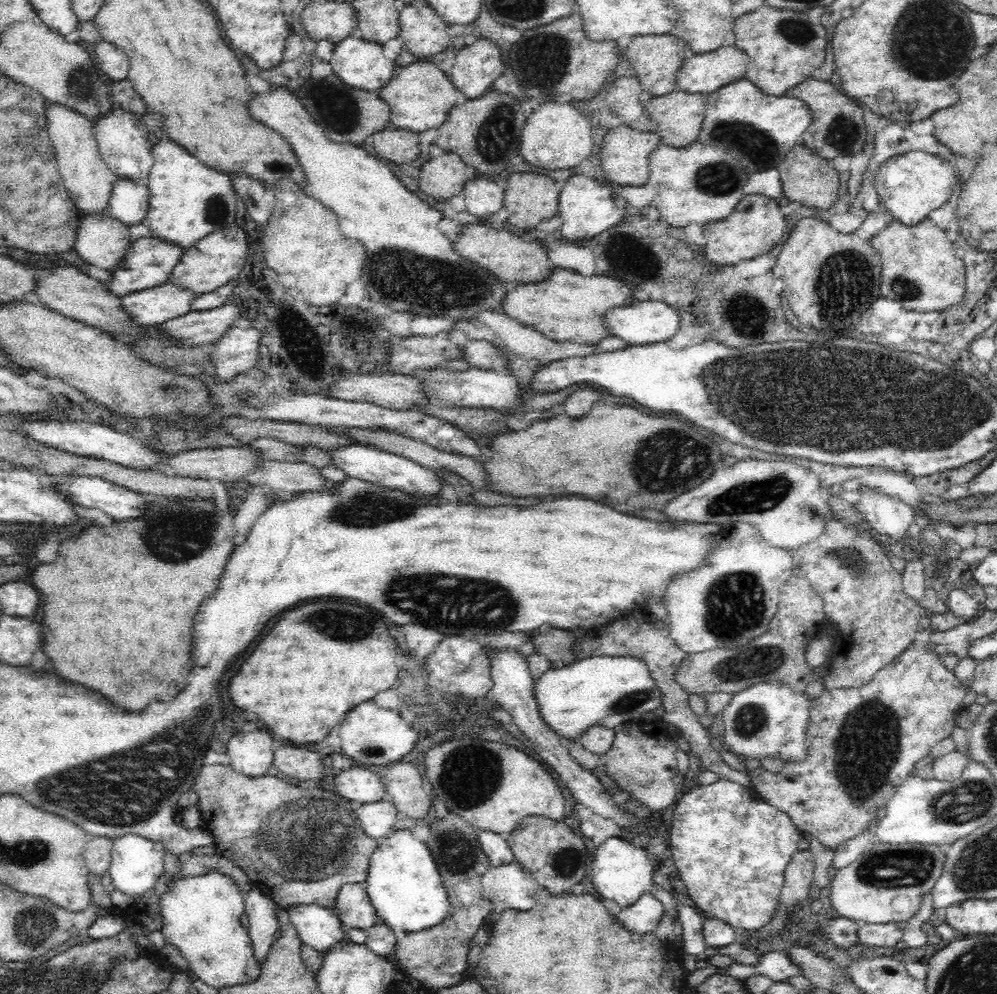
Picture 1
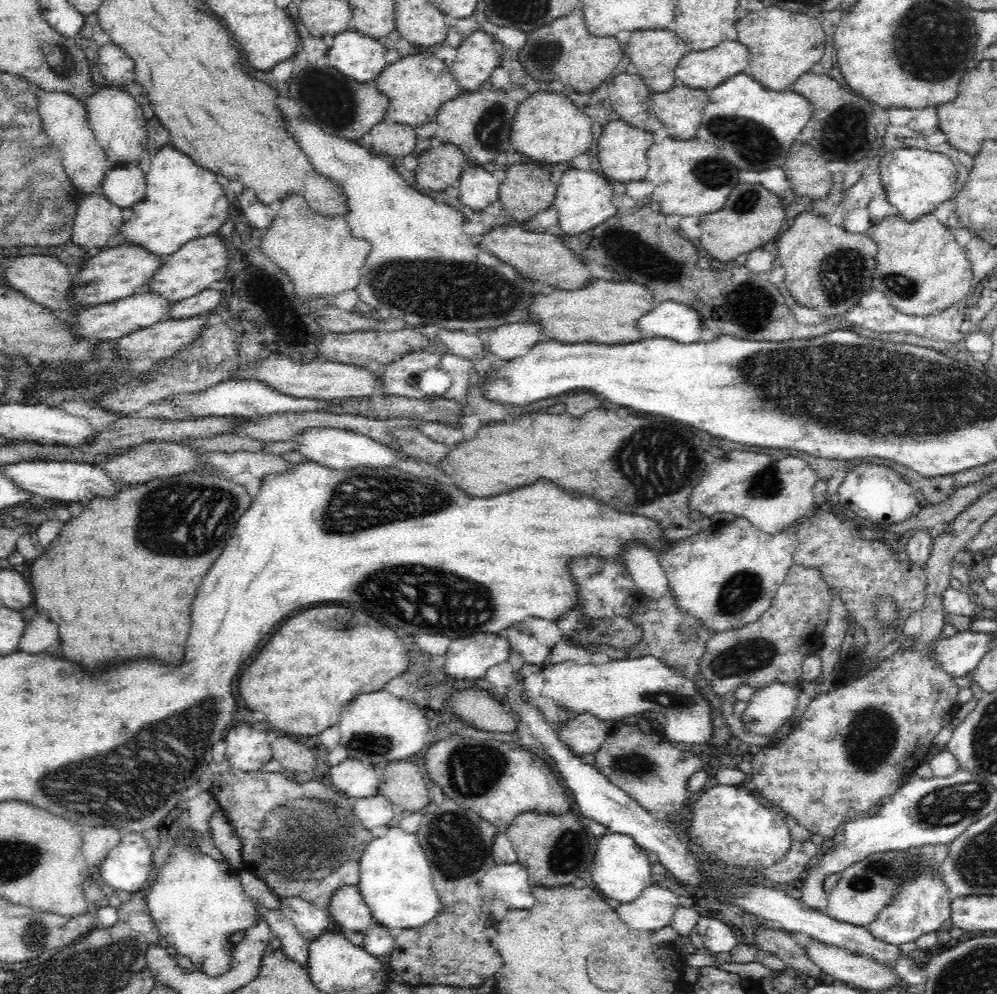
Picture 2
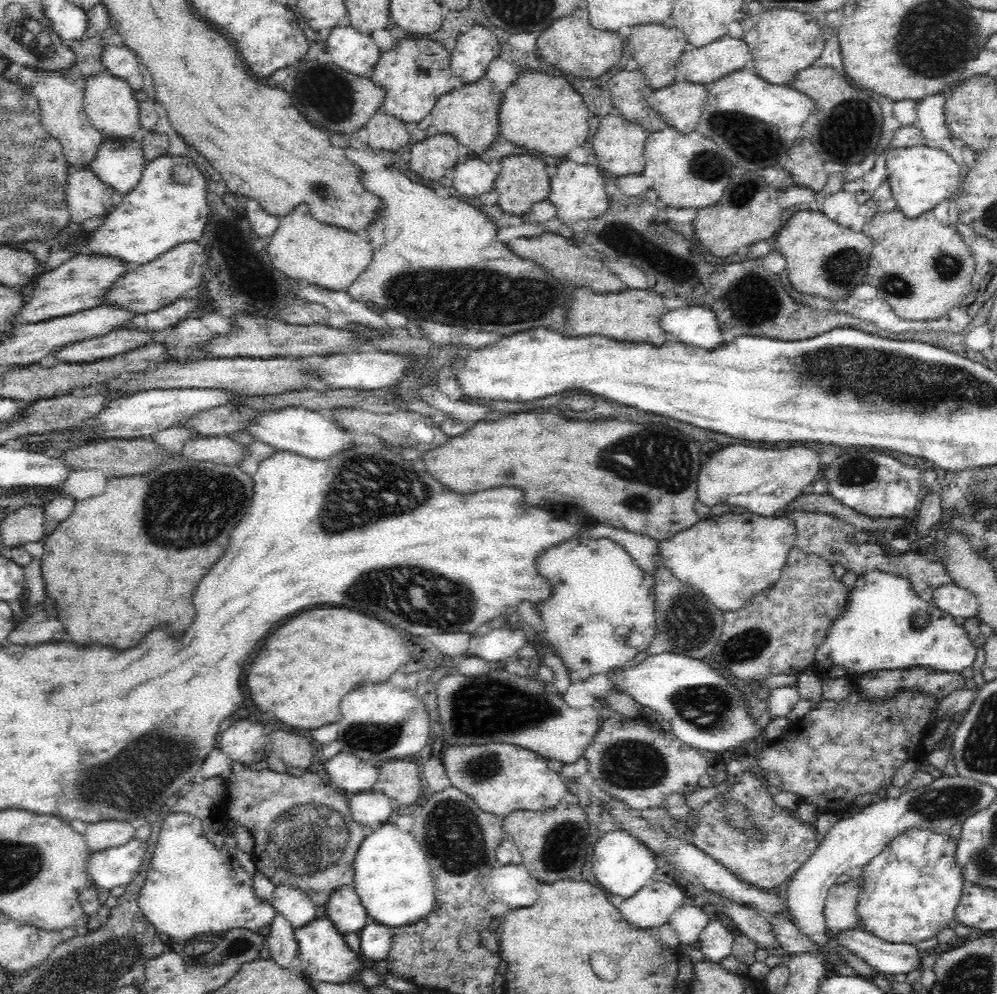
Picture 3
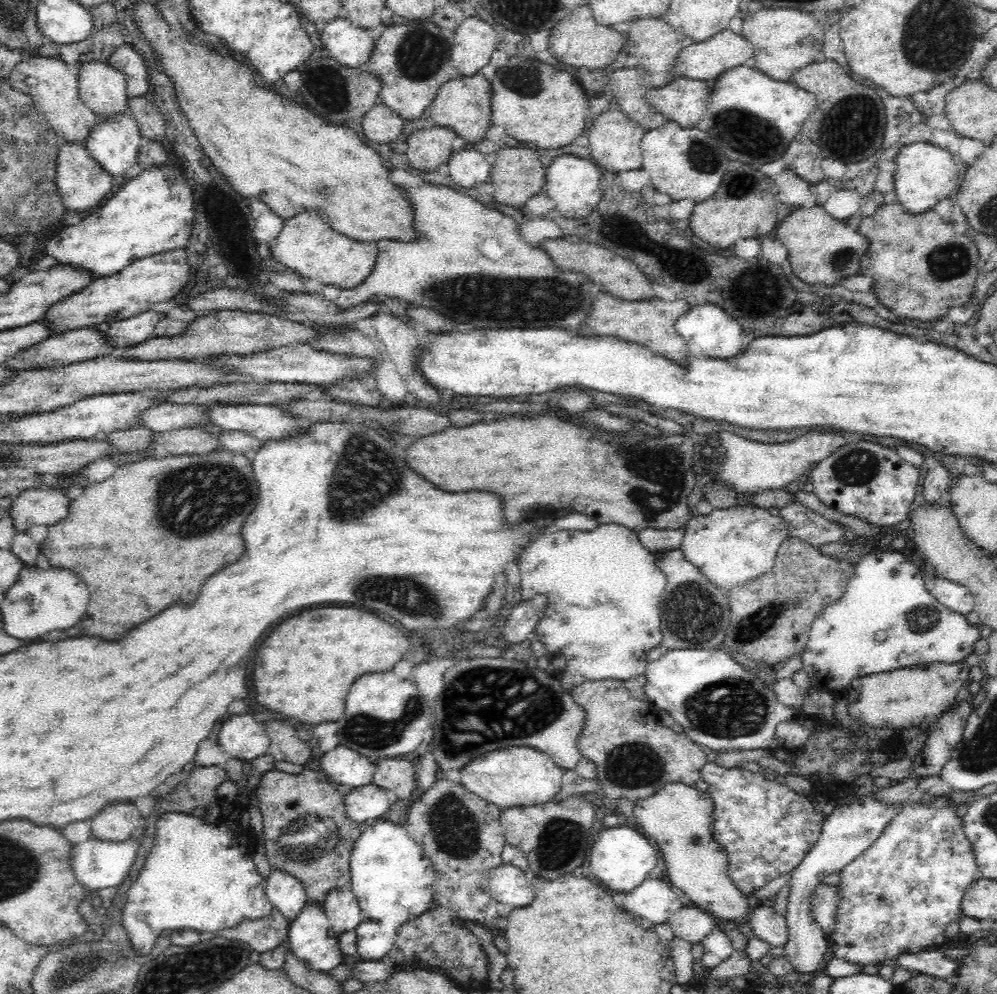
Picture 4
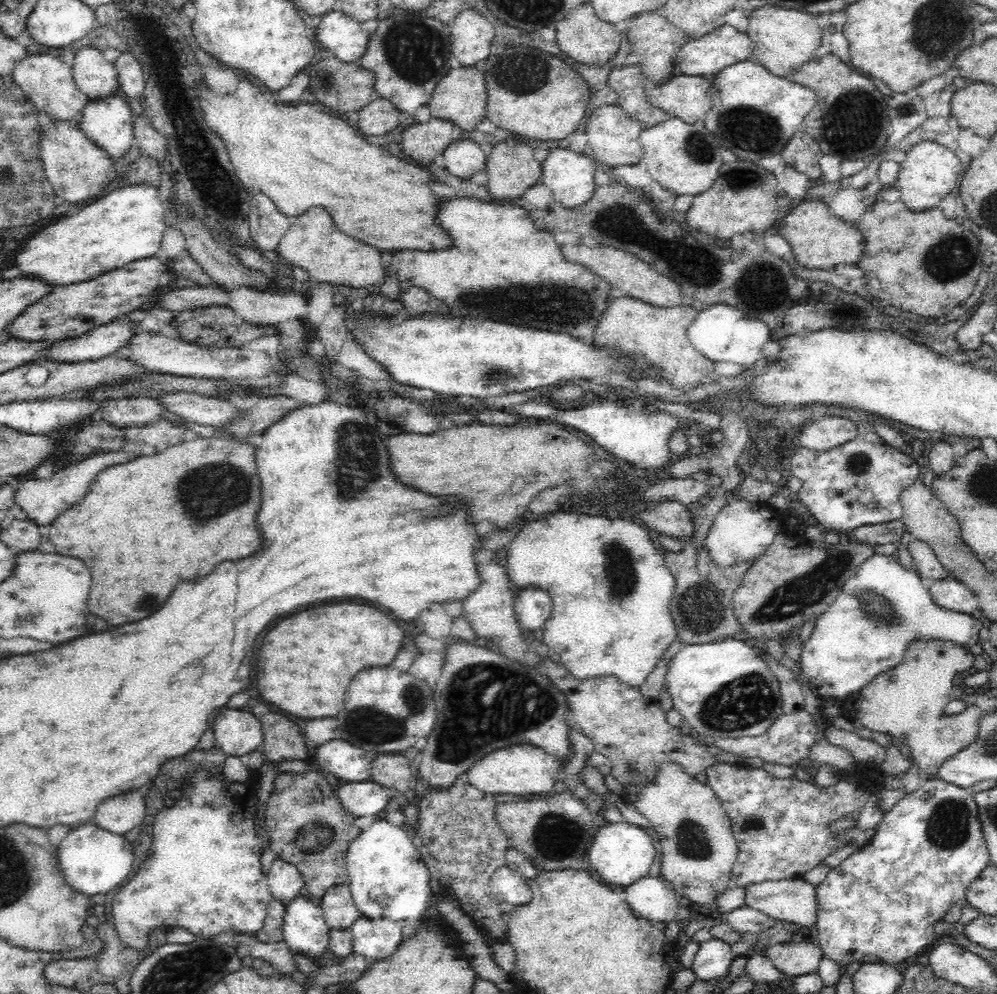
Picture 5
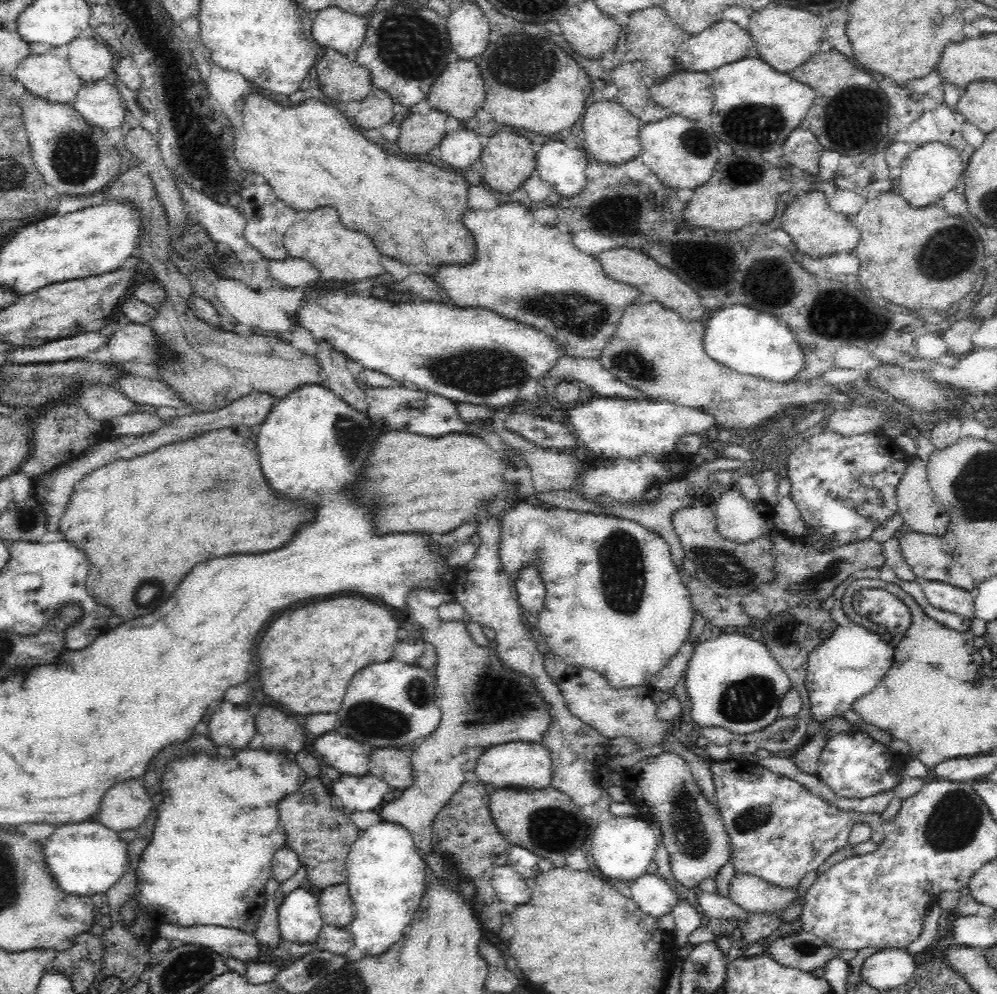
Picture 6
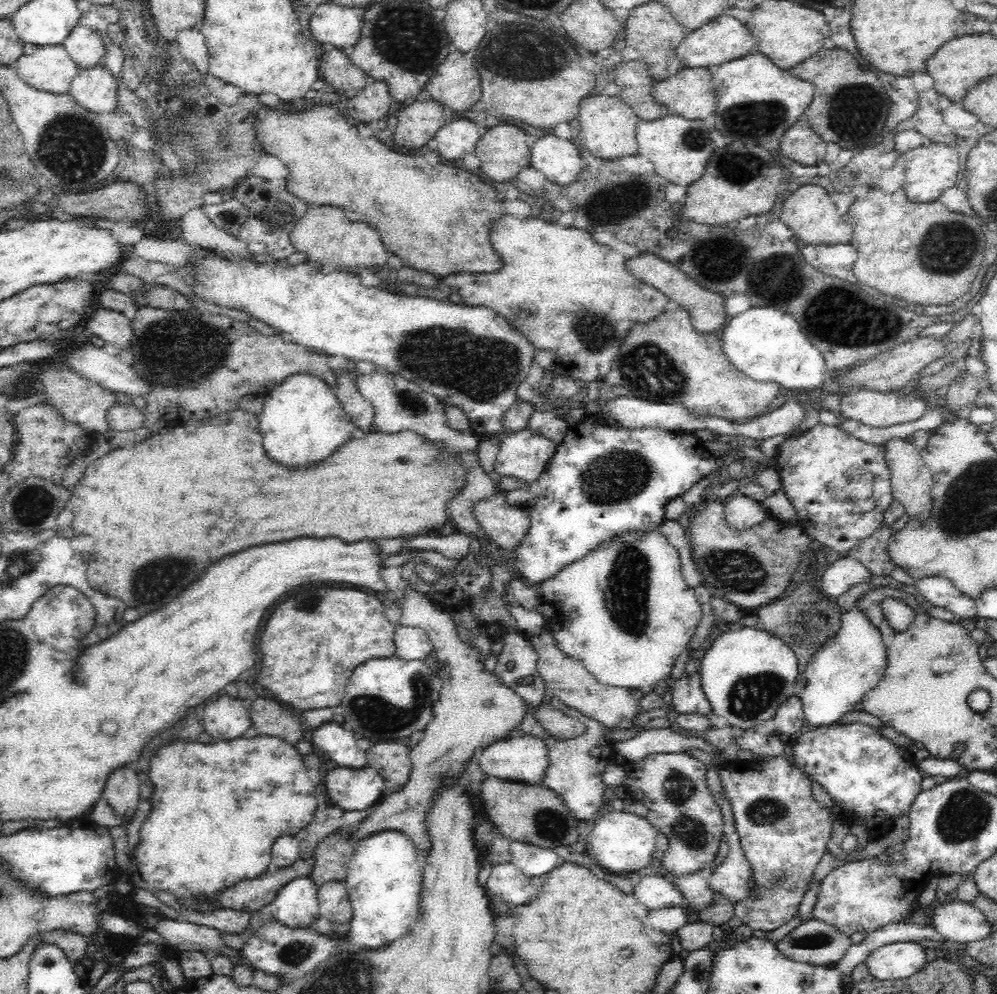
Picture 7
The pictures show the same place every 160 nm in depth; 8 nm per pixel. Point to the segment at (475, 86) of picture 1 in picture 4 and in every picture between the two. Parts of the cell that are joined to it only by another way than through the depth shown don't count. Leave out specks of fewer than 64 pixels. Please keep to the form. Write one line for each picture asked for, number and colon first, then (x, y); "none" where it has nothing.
2: (477, 57)
3: (474, 51)
4: (472, 45)

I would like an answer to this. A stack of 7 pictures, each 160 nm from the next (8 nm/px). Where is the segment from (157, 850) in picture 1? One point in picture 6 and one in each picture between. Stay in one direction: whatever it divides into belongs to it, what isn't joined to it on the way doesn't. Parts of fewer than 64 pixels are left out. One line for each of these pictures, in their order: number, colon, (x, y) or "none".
2: (127, 867)
3: (112, 867)
4: (97, 864)
5: (93, 860)
6: (86, 858)

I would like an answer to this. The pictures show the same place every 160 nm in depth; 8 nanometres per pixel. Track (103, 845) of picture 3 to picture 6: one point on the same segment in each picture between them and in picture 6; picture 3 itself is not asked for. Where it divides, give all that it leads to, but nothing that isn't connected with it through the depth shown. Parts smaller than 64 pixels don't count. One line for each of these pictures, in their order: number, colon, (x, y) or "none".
4: (116, 822)
5: (122, 813)
6: (124, 807)

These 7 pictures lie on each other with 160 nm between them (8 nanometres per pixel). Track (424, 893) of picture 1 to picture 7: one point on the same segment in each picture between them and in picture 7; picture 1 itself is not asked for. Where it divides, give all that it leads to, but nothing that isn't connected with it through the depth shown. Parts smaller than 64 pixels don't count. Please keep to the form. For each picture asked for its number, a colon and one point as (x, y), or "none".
2: (395, 881)
3: (393, 879)
4: (392, 880)
5: (391, 887)
6: (386, 878)
7: (384, 879)

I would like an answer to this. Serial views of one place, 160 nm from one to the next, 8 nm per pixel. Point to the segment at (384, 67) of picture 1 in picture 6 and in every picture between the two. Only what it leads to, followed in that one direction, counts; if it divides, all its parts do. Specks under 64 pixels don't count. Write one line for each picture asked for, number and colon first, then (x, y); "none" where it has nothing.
2: (358, 57)
3: (347, 48)
4: (348, 44)
5: (348, 41)
6: (343, 32)

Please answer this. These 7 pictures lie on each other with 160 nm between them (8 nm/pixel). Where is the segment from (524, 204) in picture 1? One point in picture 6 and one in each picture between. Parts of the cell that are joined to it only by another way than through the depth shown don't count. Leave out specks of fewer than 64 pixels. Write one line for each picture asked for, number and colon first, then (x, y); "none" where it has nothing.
2: (527, 189)
3: (523, 181)
4: (517, 174)
5: (511, 168)
6: (508, 159)

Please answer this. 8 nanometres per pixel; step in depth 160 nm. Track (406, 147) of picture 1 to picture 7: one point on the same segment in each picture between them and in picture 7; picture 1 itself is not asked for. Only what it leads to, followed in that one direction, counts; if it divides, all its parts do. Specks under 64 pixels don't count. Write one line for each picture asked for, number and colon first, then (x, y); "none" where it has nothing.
2: (399, 140)
3: (385, 132)
4: (381, 124)
5: (380, 117)
6: (376, 109)
7: (370, 105)

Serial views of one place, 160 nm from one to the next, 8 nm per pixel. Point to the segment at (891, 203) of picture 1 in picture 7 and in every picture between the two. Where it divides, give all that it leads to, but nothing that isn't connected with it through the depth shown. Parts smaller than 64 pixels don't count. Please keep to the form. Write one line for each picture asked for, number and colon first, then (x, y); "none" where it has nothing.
2: (915, 181)
3: (920, 177)
4: (924, 174)
5: (928, 173)
6: (927, 173)
7: (929, 171)

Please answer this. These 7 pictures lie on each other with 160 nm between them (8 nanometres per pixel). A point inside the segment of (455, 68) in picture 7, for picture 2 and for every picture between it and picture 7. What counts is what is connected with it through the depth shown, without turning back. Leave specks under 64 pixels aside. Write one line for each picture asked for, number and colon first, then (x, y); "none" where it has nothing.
2: (479, 123)
3: (471, 114)
4: (464, 104)
5: (460, 97)
6: (459, 91)

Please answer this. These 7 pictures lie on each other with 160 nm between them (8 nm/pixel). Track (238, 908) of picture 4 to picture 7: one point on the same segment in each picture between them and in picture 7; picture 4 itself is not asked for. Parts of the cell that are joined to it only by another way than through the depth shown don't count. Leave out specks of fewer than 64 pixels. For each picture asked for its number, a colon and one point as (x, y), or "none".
5: (203, 873)
6: (210, 856)
7: (217, 809)

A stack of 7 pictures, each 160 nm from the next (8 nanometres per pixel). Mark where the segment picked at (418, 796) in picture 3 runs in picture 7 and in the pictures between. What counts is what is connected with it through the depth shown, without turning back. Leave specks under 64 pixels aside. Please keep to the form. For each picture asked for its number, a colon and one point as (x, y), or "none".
4: (398, 777)
5: (394, 772)
6: (392, 766)
7: (391, 760)

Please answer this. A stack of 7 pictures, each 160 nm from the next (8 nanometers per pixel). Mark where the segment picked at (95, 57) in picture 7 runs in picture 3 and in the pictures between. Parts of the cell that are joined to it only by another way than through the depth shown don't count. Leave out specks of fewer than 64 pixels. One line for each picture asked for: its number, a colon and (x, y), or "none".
3: (109, 102)
4: (102, 88)
5: (96, 77)
6: (92, 61)

